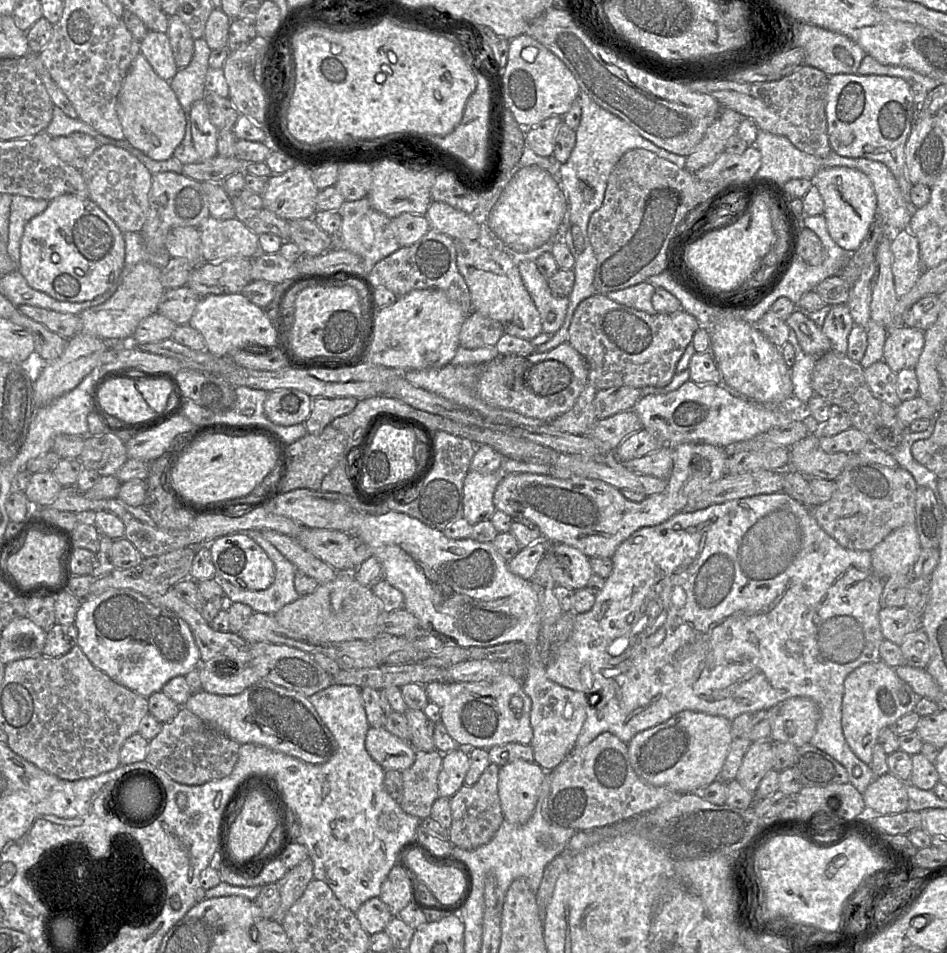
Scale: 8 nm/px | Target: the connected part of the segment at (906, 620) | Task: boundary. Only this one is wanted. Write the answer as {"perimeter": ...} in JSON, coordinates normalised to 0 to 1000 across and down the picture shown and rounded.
{"perimeter":[[[936,637],[928,642],[933,671],[951,677],[956,668],[973,659],[973,647],[956,637]]]}

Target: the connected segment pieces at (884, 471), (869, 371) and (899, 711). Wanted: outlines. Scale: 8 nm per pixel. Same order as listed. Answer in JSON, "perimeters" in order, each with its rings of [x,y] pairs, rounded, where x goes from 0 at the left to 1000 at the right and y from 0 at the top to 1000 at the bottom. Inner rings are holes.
{"perimeters":[[[[906,475],[897,476],[897,482],[882,503],[882,514],[876,524],[855,533],[866,553],[889,574],[898,577],[920,578],[942,557],[966,549],[966,519],[968,507],[961,495],[948,489],[940,491],[912,482]]],[[[929,378],[912,387],[914,402],[923,417],[947,427],[952,421],[946,409],[946,391]]],[[[931,693],[911,697],[900,704],[891,714],[888,761],[892,776],[903,793],[918,803],[929,768],[940,763],[949,753],[965,746],[971,732],[958,717],[947,709],[945,702]],[[950,725],[960,728],[961,736],[958,739],[950,736]]]]}

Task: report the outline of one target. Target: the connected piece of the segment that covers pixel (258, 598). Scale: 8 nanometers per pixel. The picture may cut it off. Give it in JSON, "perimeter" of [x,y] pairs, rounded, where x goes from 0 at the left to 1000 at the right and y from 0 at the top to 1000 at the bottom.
{"perimeter":[[[276,556],[251,557],[265,563],[287,588],[290,594],[290,609],[280,619],[252,618],[237,607],[228,607],[237,619],[241,633],[253,632],[263,635],[268,642],[289,645],[301,635],[313,631],[317,624],[312,618],[310,607],[315,599],[289,572],[282,568]]]}

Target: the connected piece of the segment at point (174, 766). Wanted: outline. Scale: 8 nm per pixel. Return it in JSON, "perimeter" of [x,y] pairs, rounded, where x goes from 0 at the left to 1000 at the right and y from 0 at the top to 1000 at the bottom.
{"perimeter":[[[193,741],[187,751],[182,757],[172,759],[169,769],[157,778],[153,799],[173,809],[188,822],[212,824],[237,816],[245,810],[253,782]]]}

